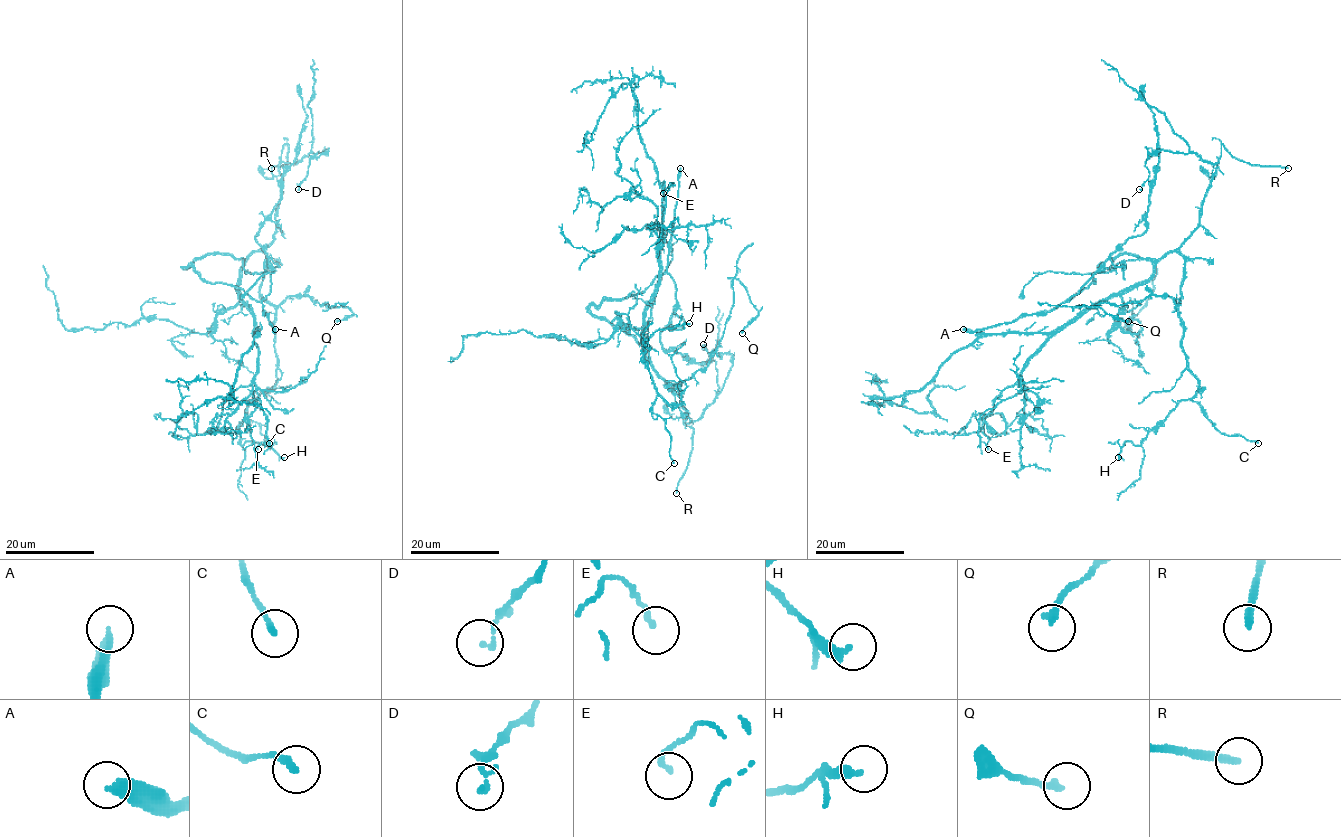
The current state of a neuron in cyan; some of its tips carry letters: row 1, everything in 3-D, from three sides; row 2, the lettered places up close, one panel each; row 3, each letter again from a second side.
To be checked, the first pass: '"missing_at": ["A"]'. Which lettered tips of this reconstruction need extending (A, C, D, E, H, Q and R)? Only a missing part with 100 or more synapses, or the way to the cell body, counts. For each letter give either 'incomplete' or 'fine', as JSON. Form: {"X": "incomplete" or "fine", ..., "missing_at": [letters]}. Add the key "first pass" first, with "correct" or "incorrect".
{"first pass": "correct", "A": "incomplete", "C": "fine", "D": "fine", "E": "fine", "H": "fine", "Q": "fine", "R": "fine", "missing_at": ["A"]}

